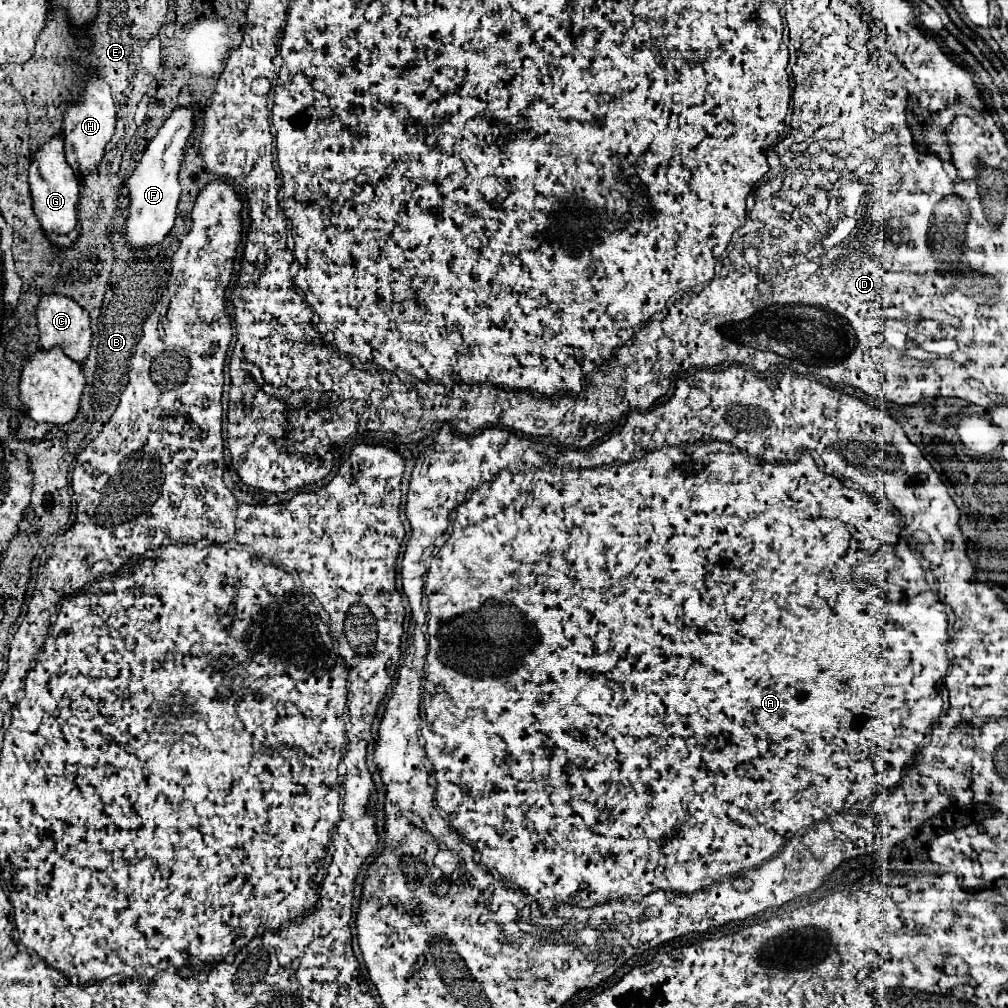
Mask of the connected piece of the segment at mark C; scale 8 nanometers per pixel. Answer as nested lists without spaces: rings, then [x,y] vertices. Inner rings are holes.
[[[41,295],[39,307],[37,307],[37,327],[39,327],[39,345],[41,349],[53,349],[59,345],[69,359],[75,363],[81,363],[87,359],[91,351],[91,327],[89,327],[89,315],[85,309],[81,309],[71,297],[67,295]]]

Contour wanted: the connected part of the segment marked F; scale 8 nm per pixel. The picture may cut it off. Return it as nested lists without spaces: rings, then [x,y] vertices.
[[[179,107],[175,109],[169,119],[161,125],[157,135],[149,141],[147,151],[137,165],[137,169],[129,177],[129,209],[127,209],[127,243],[131,247],[149,247],[159,243],[173,227],[177,217],[177,203],[181,195],[179,185],[179,169],[185,159],[185,145],[189,143],[195,129],[195,113],[193,107]]]

